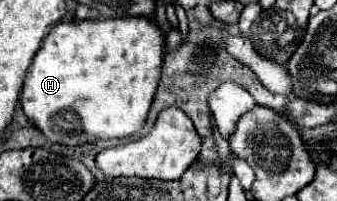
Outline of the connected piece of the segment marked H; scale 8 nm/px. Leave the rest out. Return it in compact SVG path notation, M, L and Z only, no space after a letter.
M145 16L131 18L99 18L57 24L43 40L41 50L35 54L25 72L21 106L33 124L51 140L65 146L85 142L127 138L139 132L149 116L163 70L165 34L157 22Z

